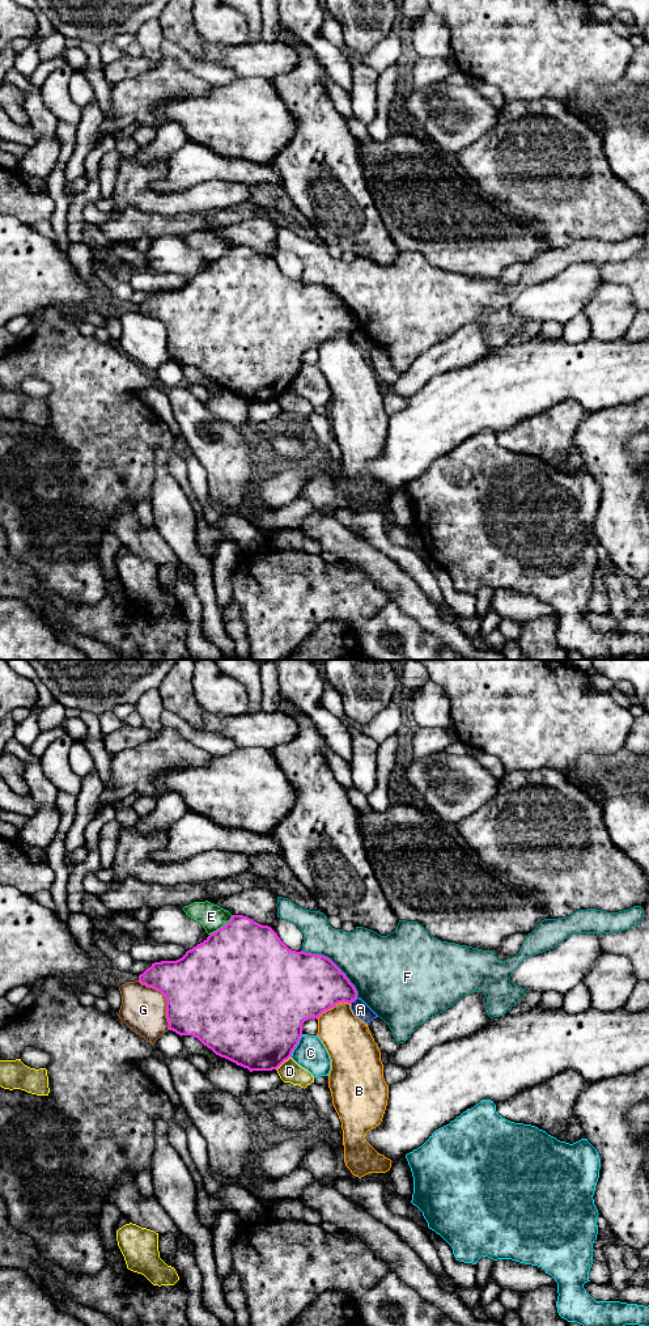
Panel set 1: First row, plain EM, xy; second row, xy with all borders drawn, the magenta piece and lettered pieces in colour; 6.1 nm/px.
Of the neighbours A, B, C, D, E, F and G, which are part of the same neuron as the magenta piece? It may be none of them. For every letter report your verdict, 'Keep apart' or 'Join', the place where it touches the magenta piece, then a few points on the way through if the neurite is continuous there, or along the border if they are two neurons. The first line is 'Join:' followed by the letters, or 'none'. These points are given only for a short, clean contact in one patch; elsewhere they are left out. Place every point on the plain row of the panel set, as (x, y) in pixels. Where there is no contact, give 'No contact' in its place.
Join: none
A: Keep apart. Touches magenta at xy (353, 330). Boundary: xy (357, 327), (350, 333)
B: Keep apart. Touches magenta at xy (333, 337)
C: Keep apart. Touches magenta at xy (296, 375)
D: Keep apart. Touches magenta at xy (283, 392)
E: Keep apart. Touches magenta at xy (221, 257)
F: Keep apart. Touches magenta at xy (334, 293)
G: Keep apart. Touches magenta at xy (166, 330)

